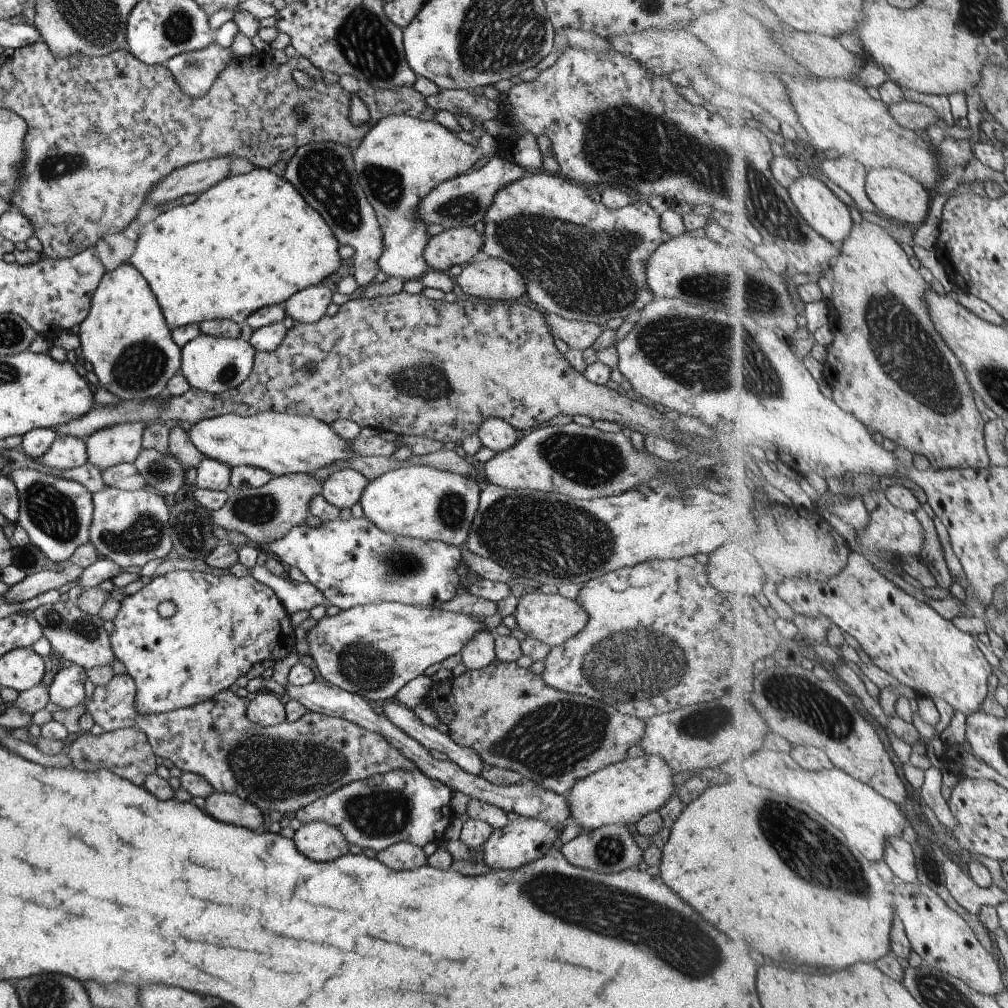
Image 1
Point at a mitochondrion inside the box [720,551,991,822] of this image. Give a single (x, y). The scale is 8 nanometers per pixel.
(826, 714)

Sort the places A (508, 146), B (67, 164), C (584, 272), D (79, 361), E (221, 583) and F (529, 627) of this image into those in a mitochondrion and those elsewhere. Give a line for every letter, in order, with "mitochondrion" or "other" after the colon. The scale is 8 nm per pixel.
A: other
B: mitochondrion
C: mitochondrion
D: other
E: other
F: other

